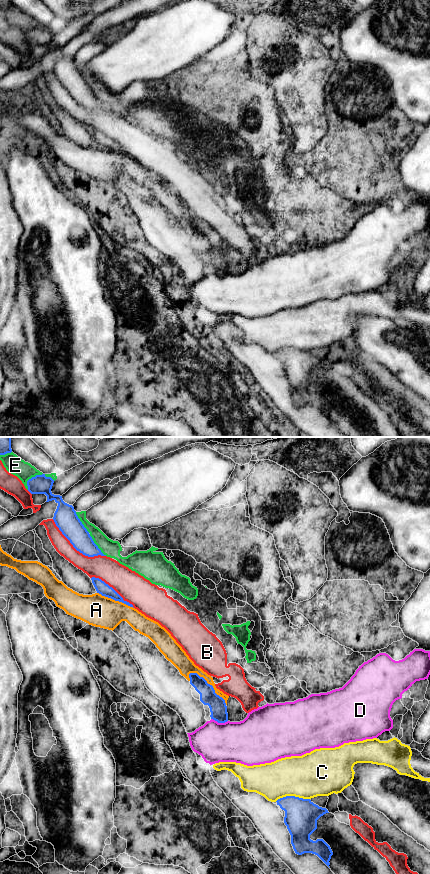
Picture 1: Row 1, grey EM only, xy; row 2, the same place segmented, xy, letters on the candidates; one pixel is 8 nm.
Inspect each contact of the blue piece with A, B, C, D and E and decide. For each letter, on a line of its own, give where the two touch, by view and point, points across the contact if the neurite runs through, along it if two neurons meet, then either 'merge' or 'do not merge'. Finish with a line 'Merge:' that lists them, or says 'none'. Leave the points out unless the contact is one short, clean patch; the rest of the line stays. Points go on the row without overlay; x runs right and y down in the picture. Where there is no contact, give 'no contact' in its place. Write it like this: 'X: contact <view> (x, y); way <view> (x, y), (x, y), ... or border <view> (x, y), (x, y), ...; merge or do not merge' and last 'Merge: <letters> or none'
A: contact xy (209, 236); do not merge
B: contact xy (76, 101); do not merge
C: contact xy (292, 348); do not merge
D: contact xy (219, 274); do not merge
E: contact xy (31, 30); do not merge
Merge: none

